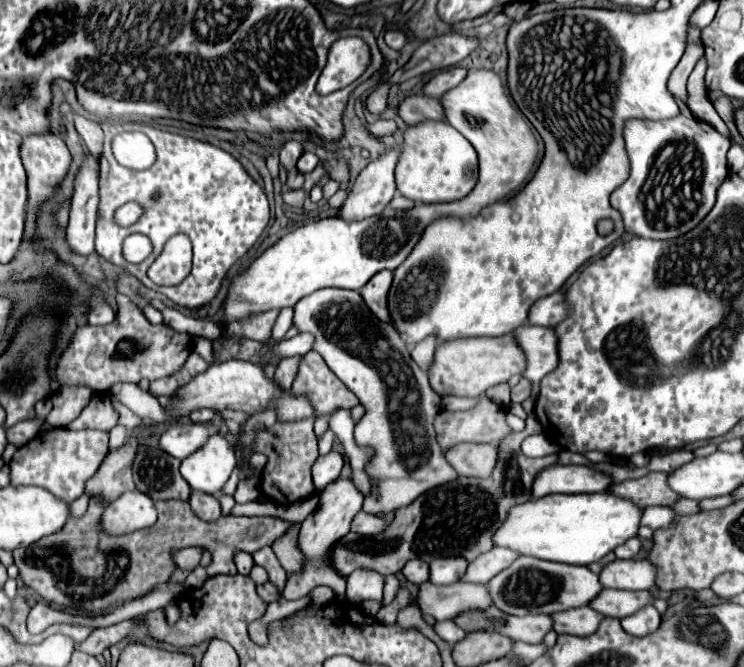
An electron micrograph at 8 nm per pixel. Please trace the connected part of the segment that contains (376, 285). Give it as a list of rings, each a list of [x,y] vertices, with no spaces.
[[[380,271],[376,273],[376,277],[372,277],[372,281],[368,281],[368,285],[364,285],[364,289],[360,289],[360,295],[364,297],[368,309],[372,309],[372,313],[382,321],[390,321],[386,307],[390,283],[392,283],[392,271]]]

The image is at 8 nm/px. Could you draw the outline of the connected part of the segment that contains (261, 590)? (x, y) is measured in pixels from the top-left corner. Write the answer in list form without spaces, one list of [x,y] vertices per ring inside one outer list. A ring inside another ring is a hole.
[[[266,583],[264,585],[257,586],[257,593],[266,602],[271,603],[280,599],[281,595],[277,587],[270,587],[271,583]]]

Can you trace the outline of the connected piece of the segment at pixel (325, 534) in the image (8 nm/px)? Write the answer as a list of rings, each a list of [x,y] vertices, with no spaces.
[[[338,477],[334,483],[330,483],[320,493],[320,505],[312,515],[306,517],[306,521],[302,523],[302,529],[300,529],[300,537],[298,537],[298,545],[306,553],[306,559],[308,559],[306,571],[302,575],[288,577],[286,587],[284,587],[284,599],[300,599],[300,597],[308,595],[318,585],[332,587],[334,593],[340,597],[340,601],[346,597],[344,595],[346,593],[346,579],[330,567],[328,551],[342,535],[346,535],[350,531],[352,519],[362,509],[362,503],[364,503],[364,495],[360,493],[360,489],[356,489],[356,485],[352,483],[350,477]]]

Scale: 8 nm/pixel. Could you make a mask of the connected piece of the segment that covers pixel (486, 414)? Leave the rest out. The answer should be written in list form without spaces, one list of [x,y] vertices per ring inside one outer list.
[[[482,397],[480,403],[470,411],[440,409],[434,419],[434,429],[436,429],[436,441],[442,447],[442,451],[448,451],[460,443],[498,443],[512,433],[510,425],[506,423],[506,409],[490,401],[488,397]]]

